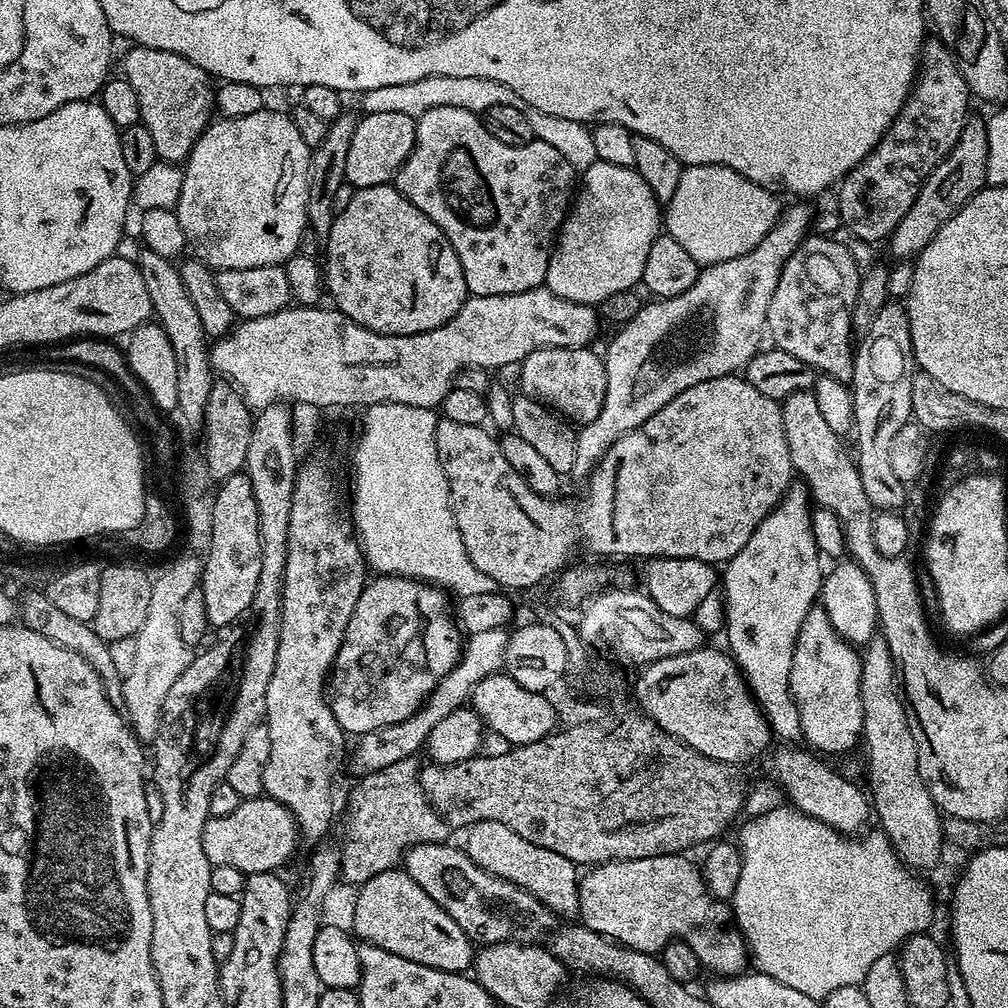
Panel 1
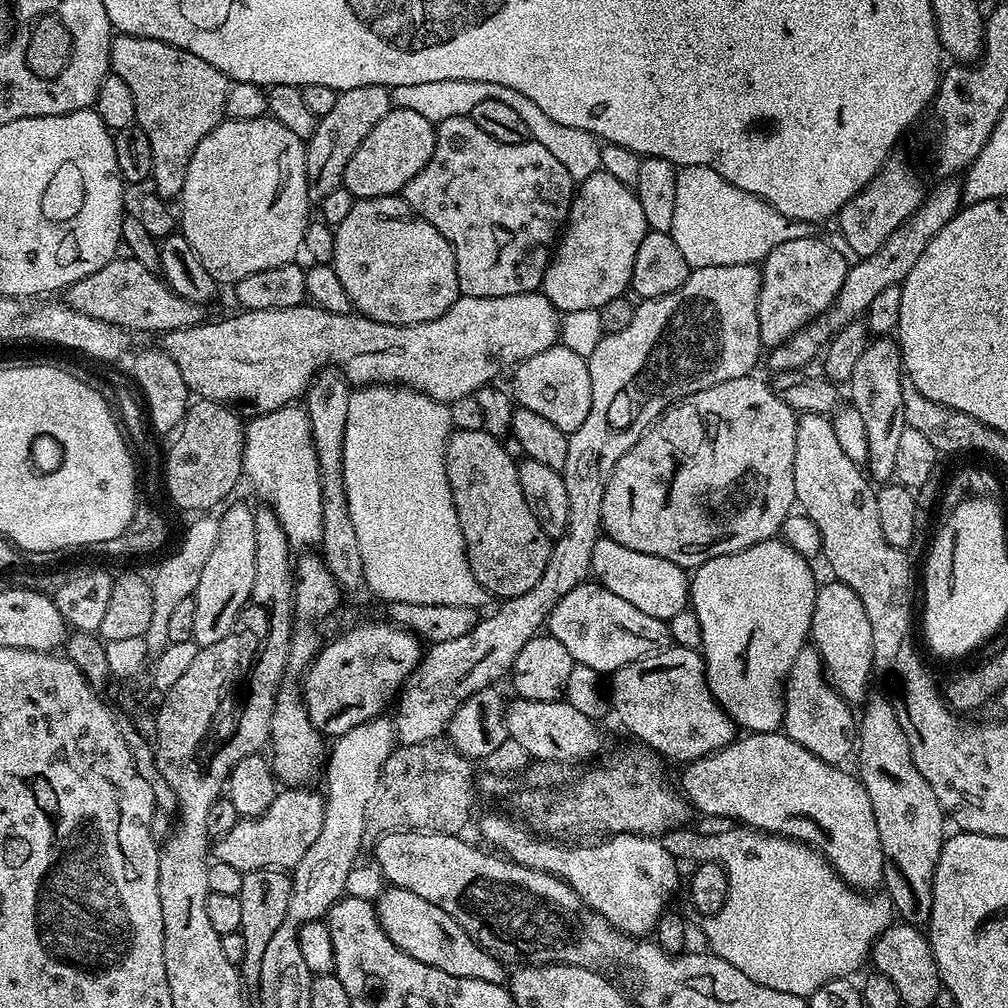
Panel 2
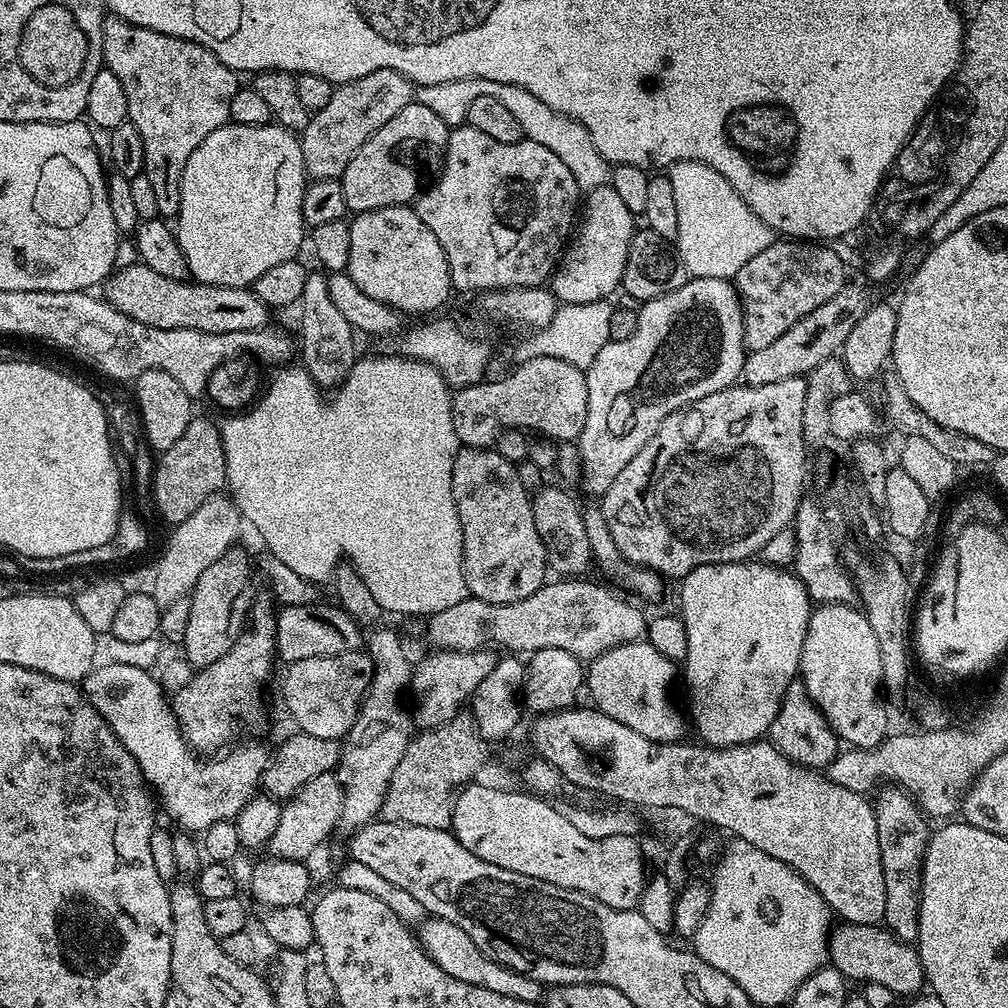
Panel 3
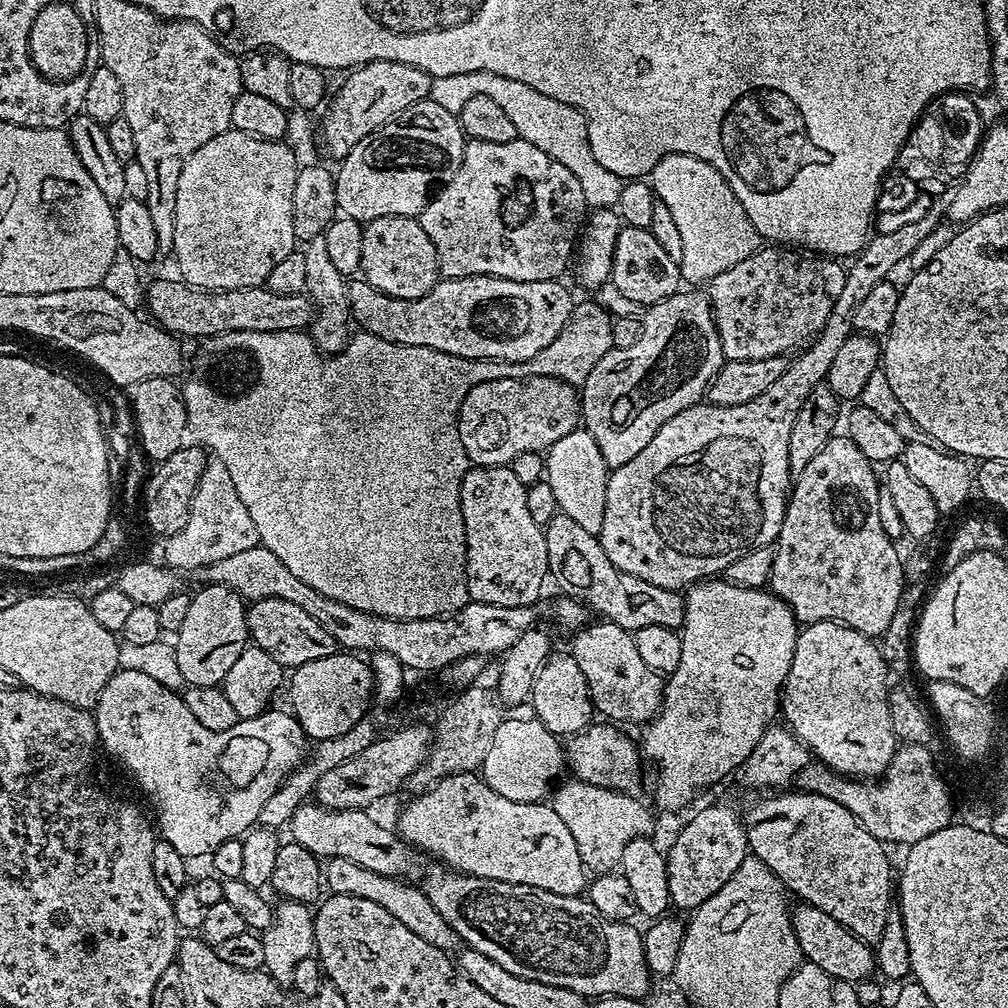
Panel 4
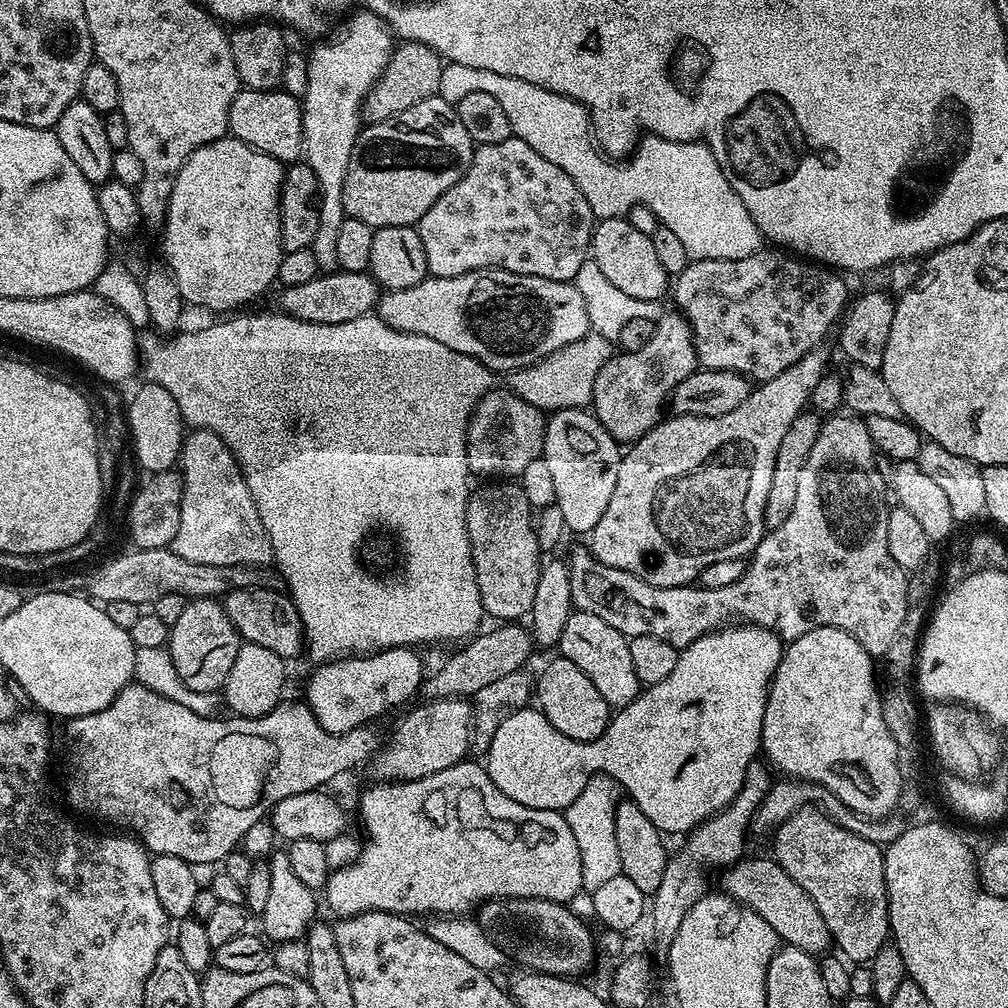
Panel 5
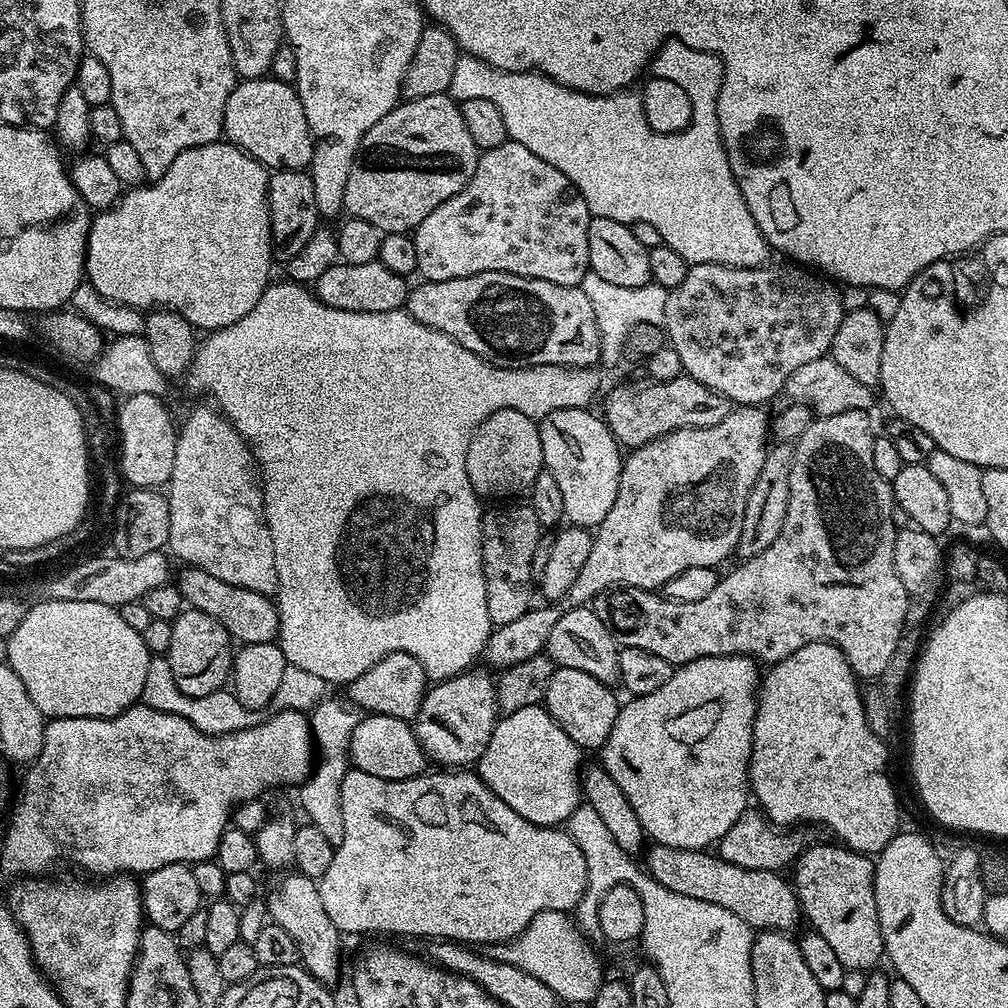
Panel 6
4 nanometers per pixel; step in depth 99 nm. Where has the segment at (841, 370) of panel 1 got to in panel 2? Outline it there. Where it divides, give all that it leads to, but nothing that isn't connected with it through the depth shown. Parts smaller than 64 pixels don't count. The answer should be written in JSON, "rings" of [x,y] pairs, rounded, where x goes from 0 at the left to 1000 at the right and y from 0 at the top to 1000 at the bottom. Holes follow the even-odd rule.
{"rings":[[[809,233],[788,236],[788,240],[776,240],[776,244],[768,244],[768,248],[764,248],[756,260],[752,323],[754,339],[759,346],[770,345],[805,317],[817,313],[827,300],[831,288],[835,288],[835,280],[843,265],[842,259],[837,259],[836,249],[833,251],[827,243],[813,237],[813,233]]]}

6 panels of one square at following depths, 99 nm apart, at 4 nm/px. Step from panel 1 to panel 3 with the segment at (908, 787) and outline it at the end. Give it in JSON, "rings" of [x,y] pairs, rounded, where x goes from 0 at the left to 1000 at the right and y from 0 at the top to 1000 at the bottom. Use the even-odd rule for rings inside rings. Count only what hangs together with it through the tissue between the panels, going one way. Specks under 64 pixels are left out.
{"rings":[[[881,780],[877,784],[878,786],[867,794],[871,815],[871,843],[875,843],[875,867],[879,871],[879,903],[876,916],[881,924],[893,933],[905,937],[911,931],[913,880],[917,844],[921,841],[923,832],[922,814],[914,806],[912,798],[896,781]]]}

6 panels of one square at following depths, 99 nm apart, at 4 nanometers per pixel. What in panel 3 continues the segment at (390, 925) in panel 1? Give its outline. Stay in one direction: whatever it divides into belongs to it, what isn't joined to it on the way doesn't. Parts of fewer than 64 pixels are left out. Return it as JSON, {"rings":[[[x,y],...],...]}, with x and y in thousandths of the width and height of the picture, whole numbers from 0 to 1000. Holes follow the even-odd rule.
{"rings":[[[425,911],[416,918],[416,921],[415,932],[421,939],[422,946],[431,954],[435,954],[435,958],[438,958],[438,962],[442,962],[446,970],[454,970],[454,974],[466,974],[466,978],[478,978],[478,982],[490,982],[490,986],[502,986],[502,990],[514,990],[529,997],[537,991],[538,977],[533,972],[503,960],[488,951],[484,945],[474,942],[474,938],[466,935],[466,927],[462,927],[458,919],[445,913]]]}

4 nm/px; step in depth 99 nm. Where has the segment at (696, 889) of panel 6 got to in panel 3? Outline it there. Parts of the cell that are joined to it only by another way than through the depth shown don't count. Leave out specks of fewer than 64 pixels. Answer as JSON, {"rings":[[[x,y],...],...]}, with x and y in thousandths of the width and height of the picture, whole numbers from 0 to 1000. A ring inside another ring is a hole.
{"rings":[[[830,916],[821,935],[821,951],[824,959],[830,960],[842,973],[879,978],[890,989],[908,989],[919,976],[912,943],[873,917]]]}

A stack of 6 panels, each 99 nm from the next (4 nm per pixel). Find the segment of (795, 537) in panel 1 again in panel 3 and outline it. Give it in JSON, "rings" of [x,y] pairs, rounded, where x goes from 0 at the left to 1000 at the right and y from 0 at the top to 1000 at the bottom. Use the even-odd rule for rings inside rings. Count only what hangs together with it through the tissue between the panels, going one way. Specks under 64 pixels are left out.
{"rings":[[[735,558],[733,560],[701,560],[685,565],[677,573],[679,579],[675,583],[675,604],[673,610],[681,621],[681,633],[685,637],[683,654],[677,659],[677,679],[683,682],[683,698],[687,701],[685,706],[685,718],[690,721],[693,733],[704,742],[723,742],[733,738],[744,738],[747,734],[755,733],[763,725],[765,717],[773,706],[774,698],[778,694],[781,682],[786,675],[791,674],[794,666],[794,650],[796,649],[796,637],[800,633],[802,615],[806,612],[807,596],[802,593],[802,586],[798,584],[798,578],[792,574],[789,566],[781,563],[770,563],[759,558]]]}

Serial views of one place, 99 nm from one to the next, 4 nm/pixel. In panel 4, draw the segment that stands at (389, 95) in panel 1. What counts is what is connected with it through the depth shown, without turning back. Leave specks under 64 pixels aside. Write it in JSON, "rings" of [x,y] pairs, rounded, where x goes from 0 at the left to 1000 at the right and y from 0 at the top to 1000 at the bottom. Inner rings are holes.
{"rings":[[[485,71],[442,73],[432,76],[427,85],[428,99],[453,113],[458,105],[462,105],[465,97],[470,97],[470,93],[483,93],[510,120],[510,129],[515,138],[534,145],[534,149],[542,149],[542,153],[546,153],[550,161],[558,161],[558,165],[562,165],[562,169],[565,169],[565,173],[573,177],[584,207],[607,206],[611,203],[616,177],[613,173],[605,173],[601,165],[593,165],[593,160],[589,158],[589,149],[585,149],[581,117],[572,107],[562,105],[562,101],[554,101],[554,97],[537,93],[530,89],[530,85],[522,85],[522,81],[510,81],[510,77]]]}

